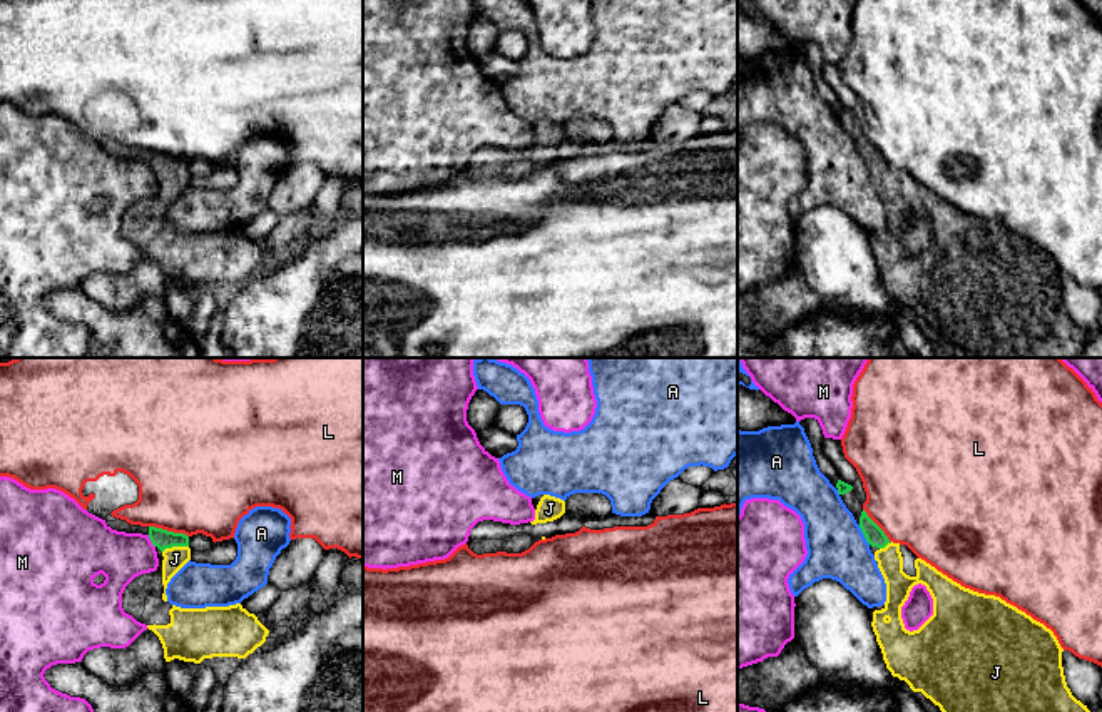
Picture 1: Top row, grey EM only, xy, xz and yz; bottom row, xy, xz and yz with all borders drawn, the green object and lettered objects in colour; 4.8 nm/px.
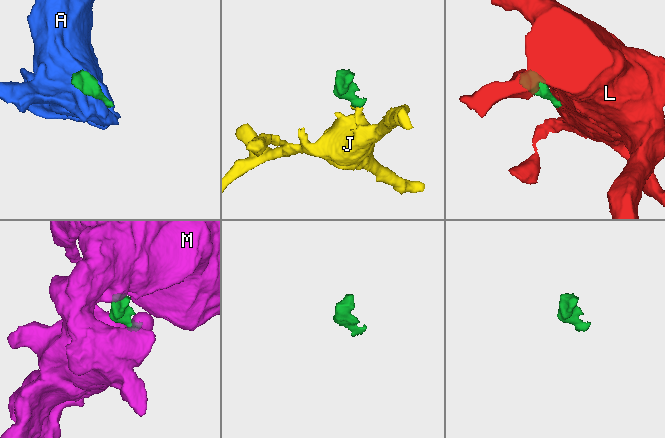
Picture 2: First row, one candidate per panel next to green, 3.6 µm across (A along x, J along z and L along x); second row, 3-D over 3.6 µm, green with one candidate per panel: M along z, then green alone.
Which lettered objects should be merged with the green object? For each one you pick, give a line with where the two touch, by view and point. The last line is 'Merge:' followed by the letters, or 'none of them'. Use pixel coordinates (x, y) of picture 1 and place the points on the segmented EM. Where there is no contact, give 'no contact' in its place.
J: contact xy (174, 545)
Merge: J

